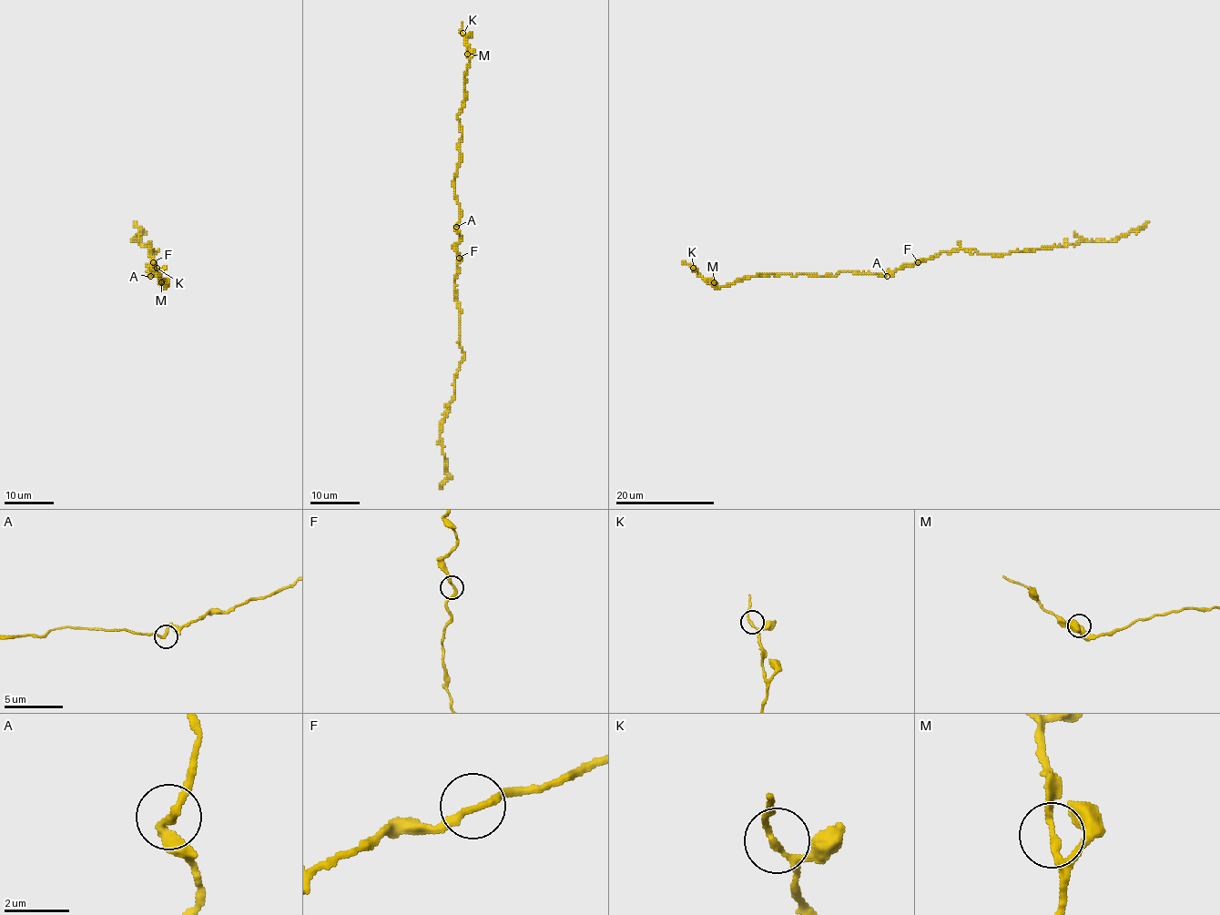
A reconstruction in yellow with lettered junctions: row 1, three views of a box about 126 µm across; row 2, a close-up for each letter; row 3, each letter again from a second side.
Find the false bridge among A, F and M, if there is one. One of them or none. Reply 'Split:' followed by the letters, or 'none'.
Split: none

